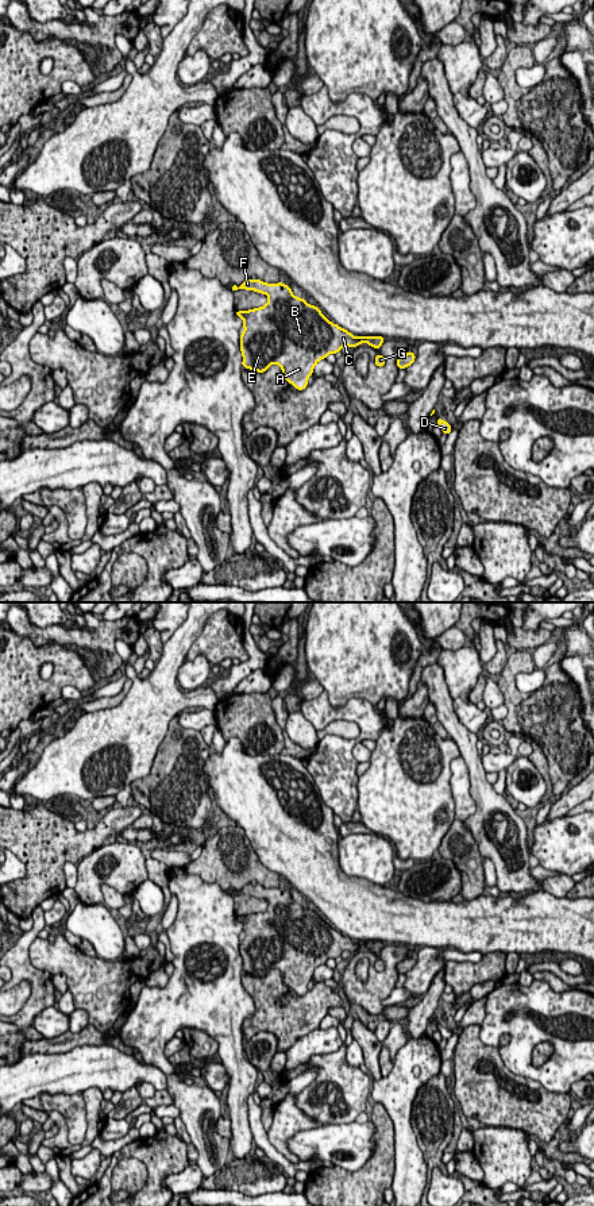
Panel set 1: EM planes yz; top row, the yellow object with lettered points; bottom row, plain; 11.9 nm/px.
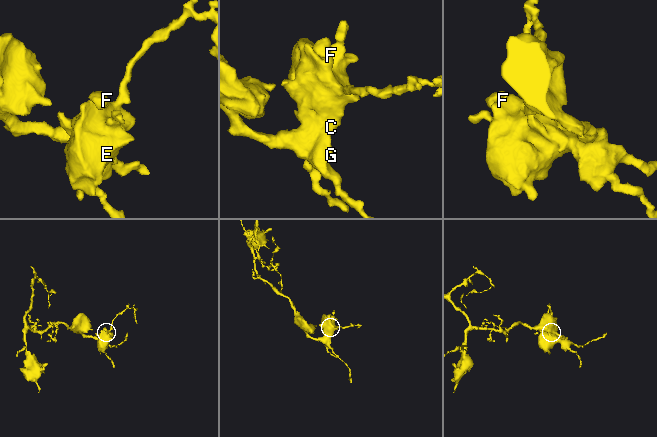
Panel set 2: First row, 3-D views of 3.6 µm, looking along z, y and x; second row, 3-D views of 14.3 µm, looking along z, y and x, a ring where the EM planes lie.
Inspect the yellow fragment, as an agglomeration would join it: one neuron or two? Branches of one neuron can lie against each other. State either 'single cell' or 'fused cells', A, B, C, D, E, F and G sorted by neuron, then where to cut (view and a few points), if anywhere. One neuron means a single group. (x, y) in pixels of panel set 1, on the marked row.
single cell; groups A B C D E F G; cut none

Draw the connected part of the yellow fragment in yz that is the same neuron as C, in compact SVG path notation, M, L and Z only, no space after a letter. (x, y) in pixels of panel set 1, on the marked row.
M248 278L239 288L232 286L232 290L238 289L254 289L269 297L265 307L235 311L244 327L239 340L242 366L263 373L277 363L284 378L297 390L308 386L313 367L328 354L336 354L344 346L358 347L363 340L379 350L385 342L382 336L355 338L331 323L320 308L296 297L284 282L266 284Z

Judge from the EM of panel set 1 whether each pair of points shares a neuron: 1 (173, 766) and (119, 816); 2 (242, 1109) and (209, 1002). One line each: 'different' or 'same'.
1: different
2: same

